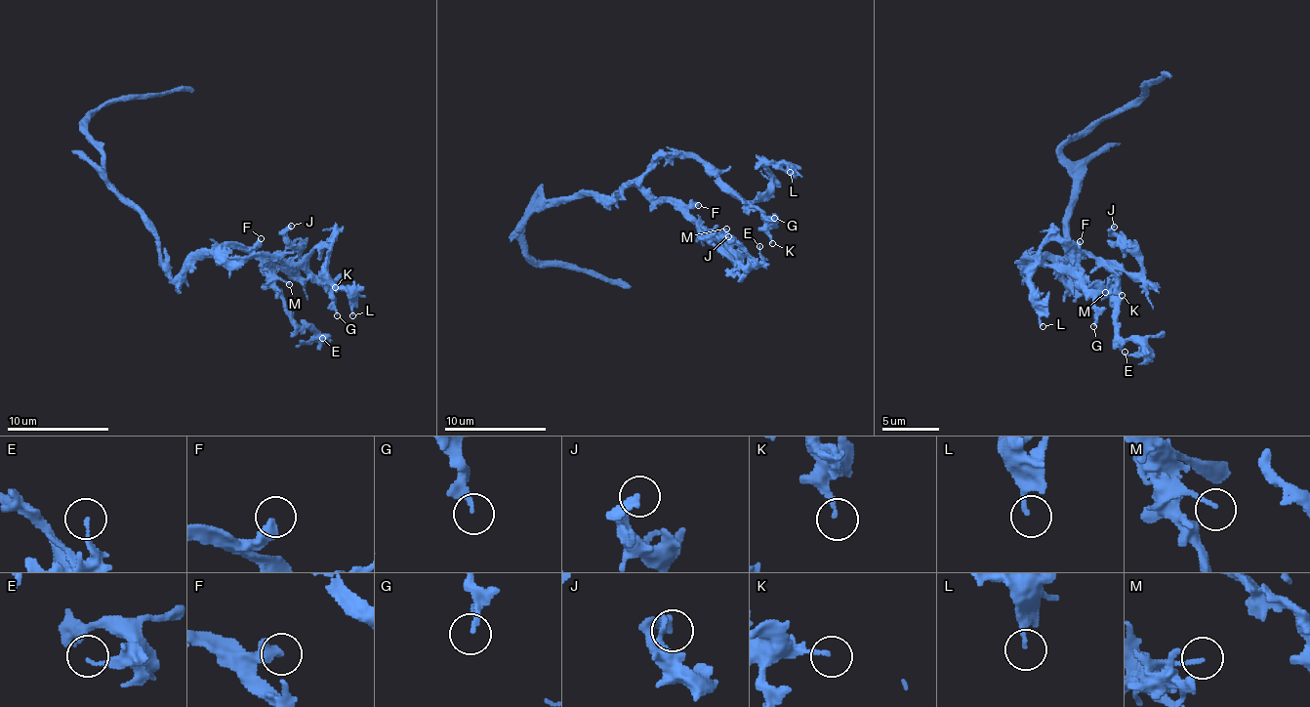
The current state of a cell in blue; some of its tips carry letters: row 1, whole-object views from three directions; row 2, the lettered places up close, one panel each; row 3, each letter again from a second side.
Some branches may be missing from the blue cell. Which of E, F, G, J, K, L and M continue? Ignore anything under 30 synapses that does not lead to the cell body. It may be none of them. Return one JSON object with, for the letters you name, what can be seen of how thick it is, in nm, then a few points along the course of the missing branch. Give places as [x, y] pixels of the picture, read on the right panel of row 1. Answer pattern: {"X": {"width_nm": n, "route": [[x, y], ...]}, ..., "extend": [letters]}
{"extend": []}

